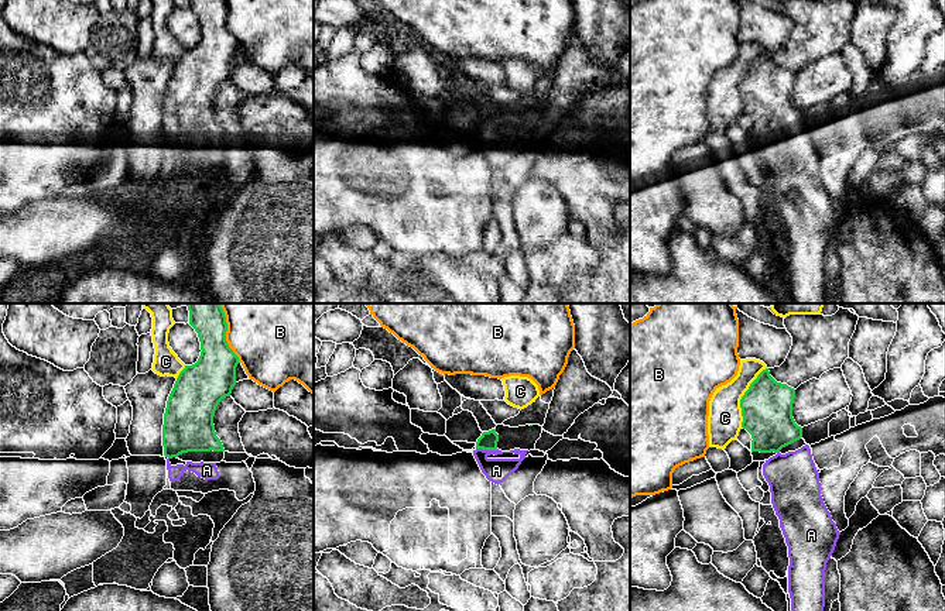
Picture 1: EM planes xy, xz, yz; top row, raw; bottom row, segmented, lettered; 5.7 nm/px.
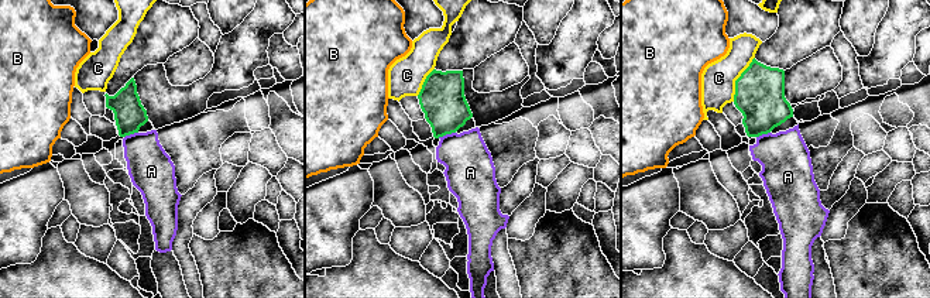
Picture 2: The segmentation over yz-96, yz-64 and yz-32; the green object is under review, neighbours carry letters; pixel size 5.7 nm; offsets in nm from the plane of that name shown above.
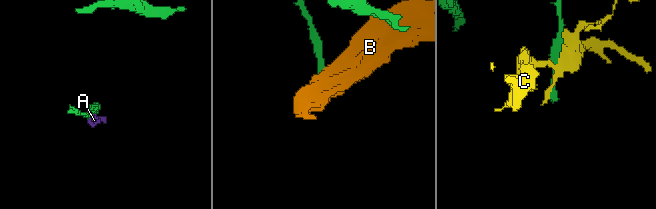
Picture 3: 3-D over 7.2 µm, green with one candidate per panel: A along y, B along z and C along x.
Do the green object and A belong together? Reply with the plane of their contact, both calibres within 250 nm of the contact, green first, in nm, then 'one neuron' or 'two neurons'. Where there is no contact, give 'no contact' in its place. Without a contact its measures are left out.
contact in xz; calibres 100 and 140 nm; one neuron

